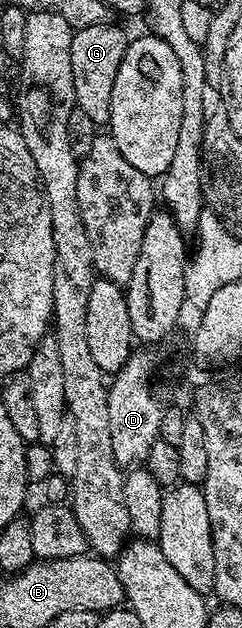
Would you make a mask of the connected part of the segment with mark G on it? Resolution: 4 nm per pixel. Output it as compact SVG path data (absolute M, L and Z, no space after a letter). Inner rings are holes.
M110 21L81 26L75 30L71 63L73 64L73 92L76 107L103 128L110 123L111 105L113 104L113 80L117 80L117 68L125 60L129 34L119 26L111 26Z

